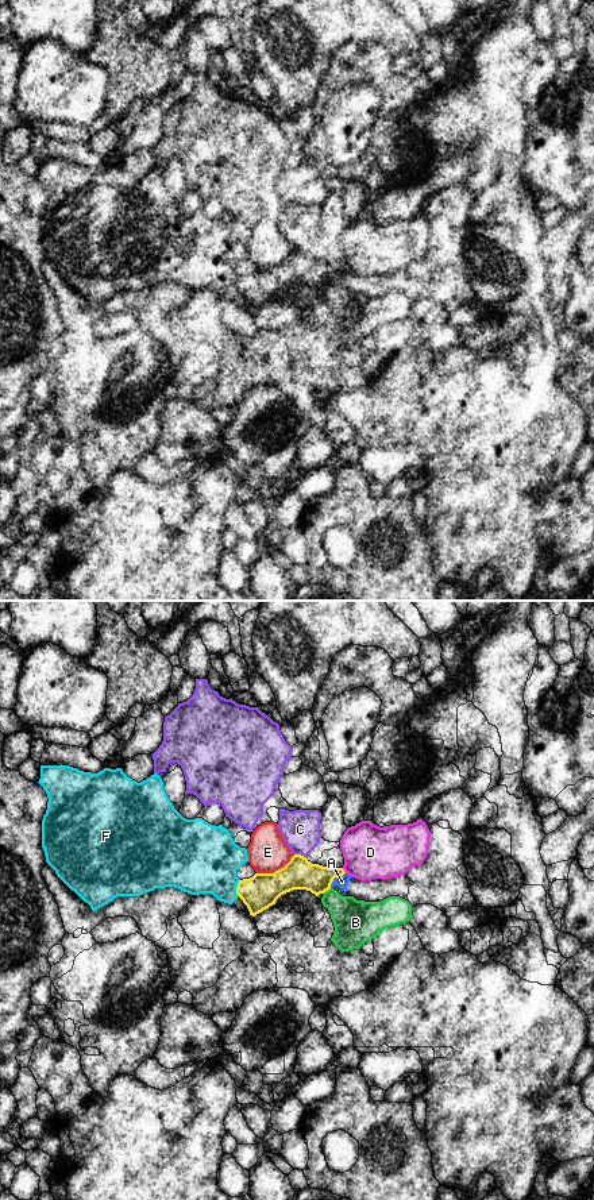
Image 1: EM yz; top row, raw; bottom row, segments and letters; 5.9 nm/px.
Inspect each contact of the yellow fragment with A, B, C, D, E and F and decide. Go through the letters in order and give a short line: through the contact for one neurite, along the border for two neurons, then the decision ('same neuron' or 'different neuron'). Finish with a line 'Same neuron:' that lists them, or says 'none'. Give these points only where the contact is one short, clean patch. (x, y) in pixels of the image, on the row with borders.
A: different neuron
B: different neuron
C: different neuron
D: different neuron
E: different neuron
F: different neuron
Same neuron: none

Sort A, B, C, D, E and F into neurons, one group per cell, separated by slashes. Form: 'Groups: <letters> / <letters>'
Groups: A / B / C / D / E / F

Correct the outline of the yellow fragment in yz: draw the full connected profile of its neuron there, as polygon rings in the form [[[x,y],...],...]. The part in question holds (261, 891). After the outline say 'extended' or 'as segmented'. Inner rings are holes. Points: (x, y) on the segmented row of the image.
[[[294,854],[274,873],[255,873],[250,879],[239,880],[236,894],[247,906],[250,915],[255,917],[293,890],[306,890],[319,896],[331,888],[336,876],[344,873],[343,868],[312,864],[306,857]]]; as segmented

